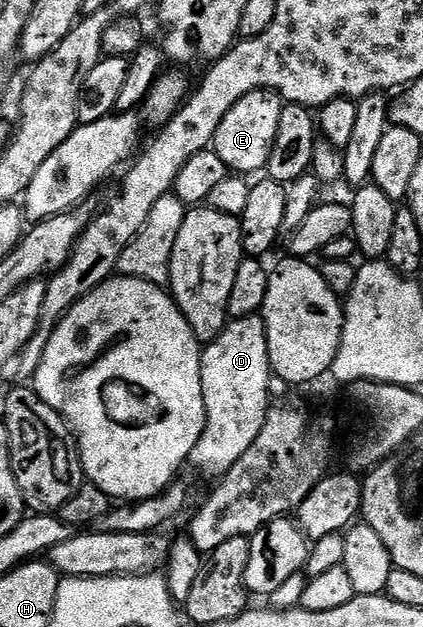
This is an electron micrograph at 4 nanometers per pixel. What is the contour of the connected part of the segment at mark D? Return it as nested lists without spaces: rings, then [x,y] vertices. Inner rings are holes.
[[[234,317],[215,340],[201,350],[201,378],[205,404],[205,430],[191,451],[189,461],[201,473],[220,479],[259,439],[271,407],[269,348],[265,318]]]

